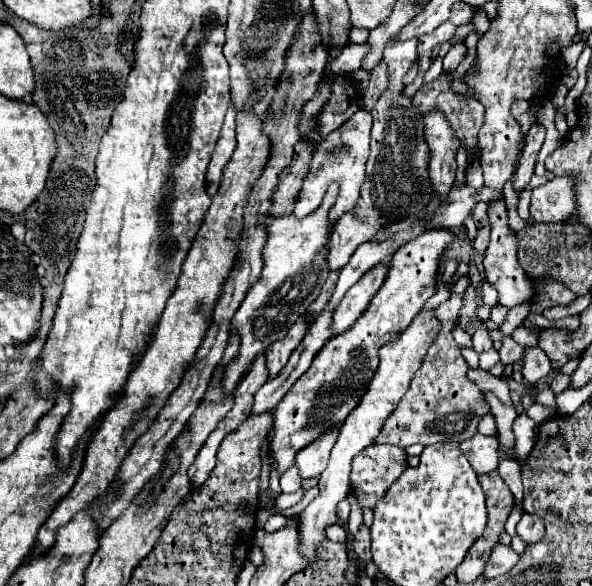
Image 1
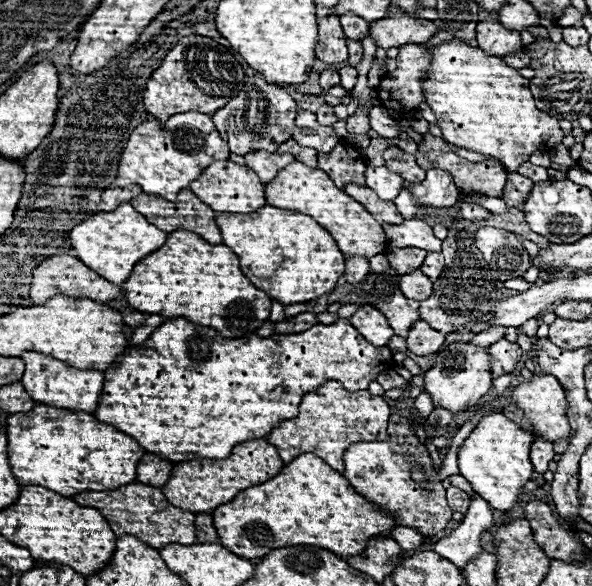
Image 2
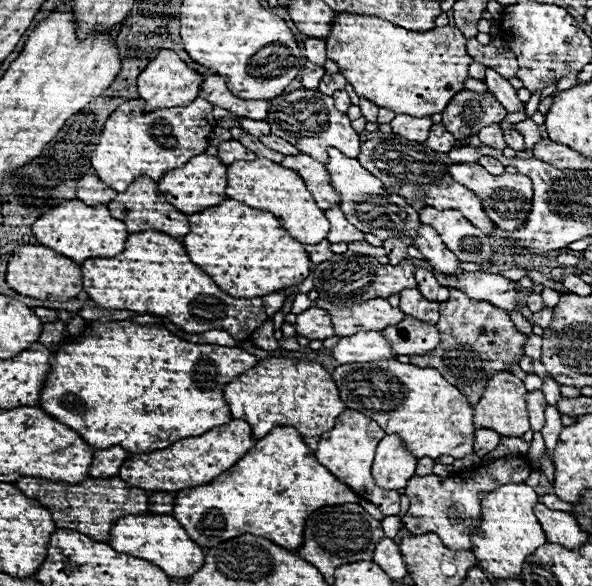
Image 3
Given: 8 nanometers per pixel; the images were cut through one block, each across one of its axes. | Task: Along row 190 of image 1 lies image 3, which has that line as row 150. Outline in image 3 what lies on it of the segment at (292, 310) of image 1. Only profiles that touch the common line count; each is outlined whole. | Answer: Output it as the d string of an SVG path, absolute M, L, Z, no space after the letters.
M330 148L328 156L330 160L324 166L330 174L330 184L340 194L340 210L344 212L348 222L352 222L360 232L376 234L380 240L392 238L392 234L406 238L416 236L416 228L420 226L418 212L408 206L402 196L388 192L376 176L368 174L368 170L364 170L360 162L356 162L356 158L344 158L344 154L340 154L336 148Z

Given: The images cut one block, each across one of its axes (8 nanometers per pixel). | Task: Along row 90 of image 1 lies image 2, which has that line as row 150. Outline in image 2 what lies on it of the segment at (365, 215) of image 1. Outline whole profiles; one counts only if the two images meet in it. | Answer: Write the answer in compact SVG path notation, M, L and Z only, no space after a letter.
M390 146L384 150L384 160L386 160L386 168L390 168L394 174L402 176L406 184L418 184L426 176L426 172L416 164L414 156L402 152L396 146Z

